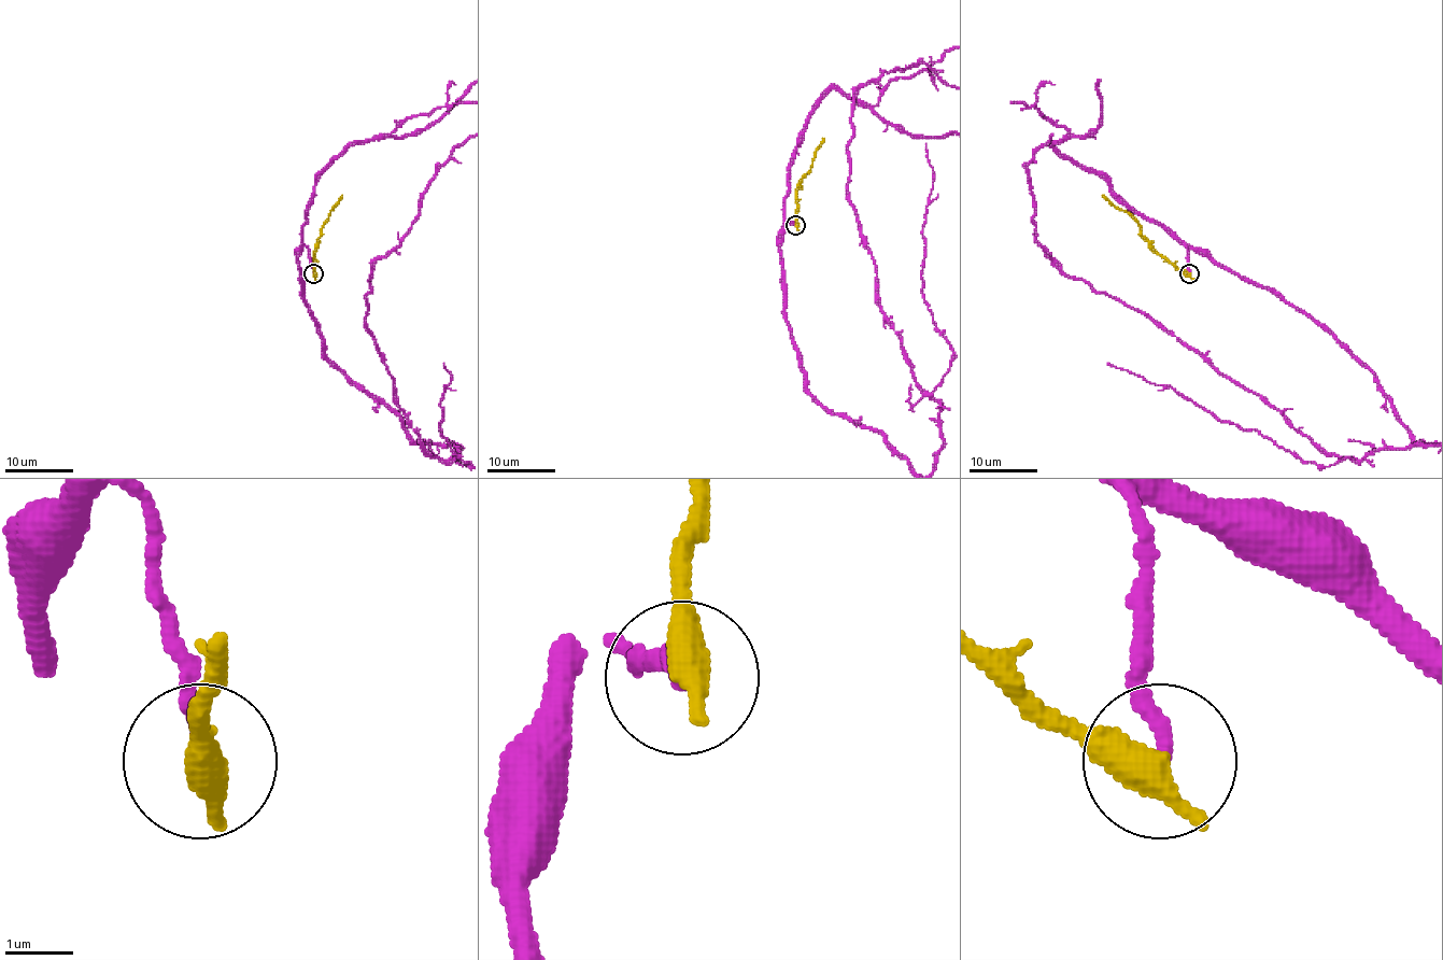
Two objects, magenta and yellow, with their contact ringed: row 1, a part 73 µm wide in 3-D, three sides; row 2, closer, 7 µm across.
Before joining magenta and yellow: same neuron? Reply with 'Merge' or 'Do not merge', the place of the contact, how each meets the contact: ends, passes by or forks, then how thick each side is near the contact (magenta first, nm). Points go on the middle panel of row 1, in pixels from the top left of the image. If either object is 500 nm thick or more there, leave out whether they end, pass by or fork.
Do not merge. Place: (795, 225). Thickness 200 nm (magenta) against 550 nm

